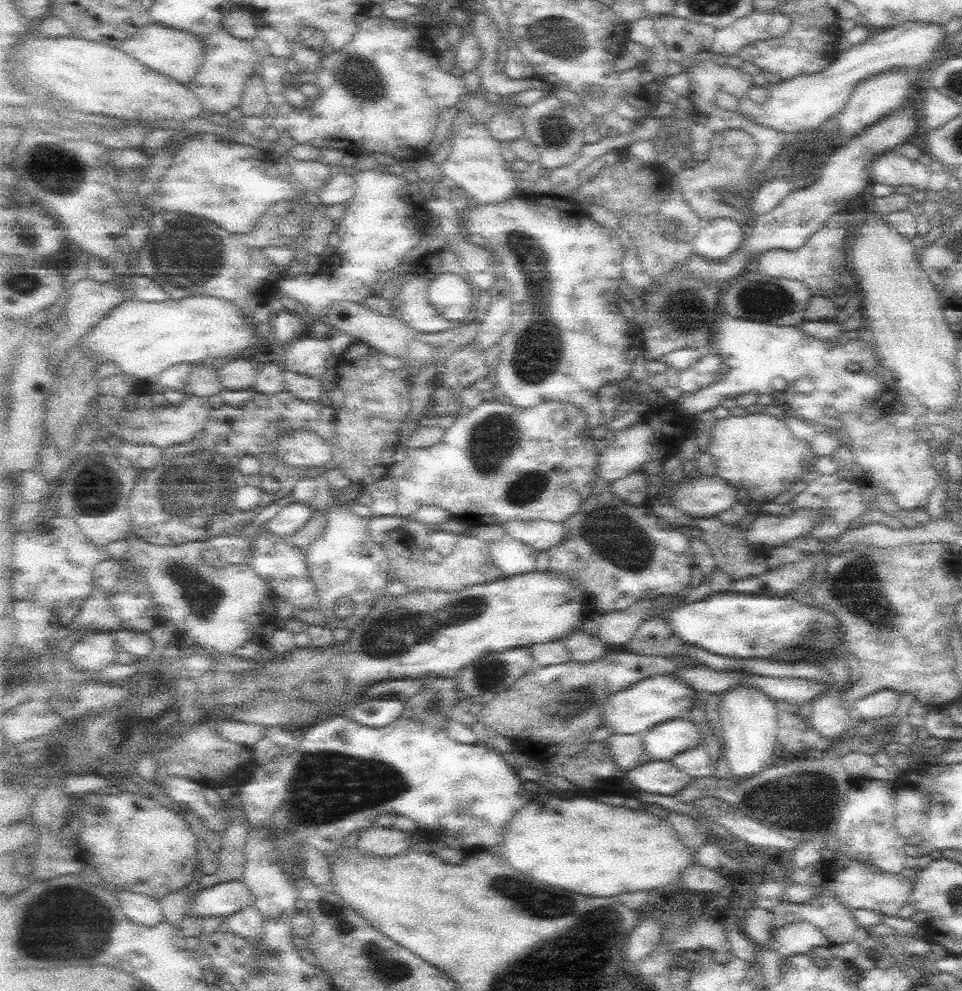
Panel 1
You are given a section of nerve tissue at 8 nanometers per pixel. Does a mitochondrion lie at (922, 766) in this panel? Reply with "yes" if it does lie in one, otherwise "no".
no

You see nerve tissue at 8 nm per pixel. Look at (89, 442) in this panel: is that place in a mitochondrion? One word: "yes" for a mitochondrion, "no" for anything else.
no

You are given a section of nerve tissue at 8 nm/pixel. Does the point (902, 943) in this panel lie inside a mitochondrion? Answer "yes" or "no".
no

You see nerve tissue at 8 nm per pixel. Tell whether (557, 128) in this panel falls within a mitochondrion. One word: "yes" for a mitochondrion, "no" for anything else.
yes

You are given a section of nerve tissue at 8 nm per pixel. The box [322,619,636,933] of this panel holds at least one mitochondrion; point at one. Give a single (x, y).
(541, 904)

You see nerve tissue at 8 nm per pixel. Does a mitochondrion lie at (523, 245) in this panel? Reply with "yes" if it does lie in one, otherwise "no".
yes

